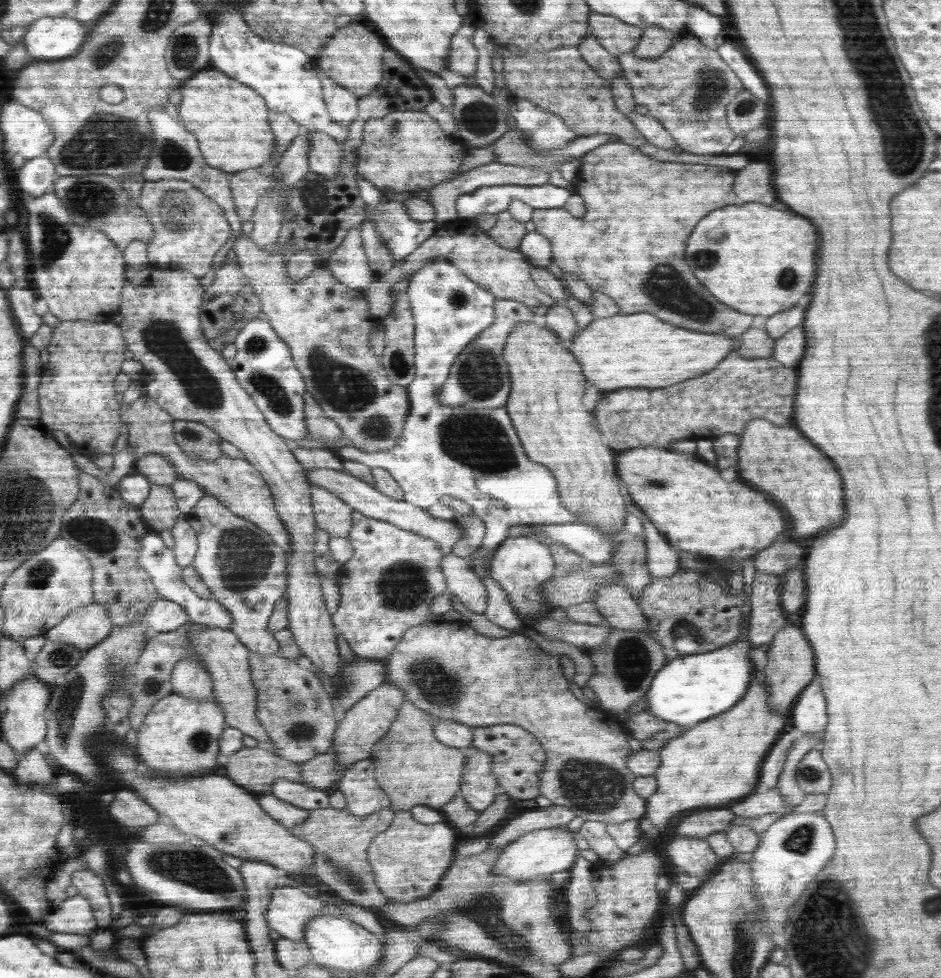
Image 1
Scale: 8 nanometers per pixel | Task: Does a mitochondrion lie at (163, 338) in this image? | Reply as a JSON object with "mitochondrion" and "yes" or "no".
{"mitochondrion":"yes"}

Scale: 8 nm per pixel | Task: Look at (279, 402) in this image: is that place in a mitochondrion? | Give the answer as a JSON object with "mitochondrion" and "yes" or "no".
{"mitochondrion":"yes"}

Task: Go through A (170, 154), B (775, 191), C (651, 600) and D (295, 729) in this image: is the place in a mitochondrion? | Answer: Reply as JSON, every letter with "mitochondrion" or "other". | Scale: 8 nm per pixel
{"A":"mitochondrion","B":"other","C":"other","D":"mitochondrion"}

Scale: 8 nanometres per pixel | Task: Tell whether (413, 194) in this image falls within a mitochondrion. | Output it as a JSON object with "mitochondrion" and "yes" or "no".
{"mitochondrion":"no"}

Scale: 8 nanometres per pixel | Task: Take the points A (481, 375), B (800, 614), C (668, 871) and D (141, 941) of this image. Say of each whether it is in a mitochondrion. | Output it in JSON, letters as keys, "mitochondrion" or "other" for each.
{"A":"mitochondrion","B":"other","C":"other","D":"other"}

